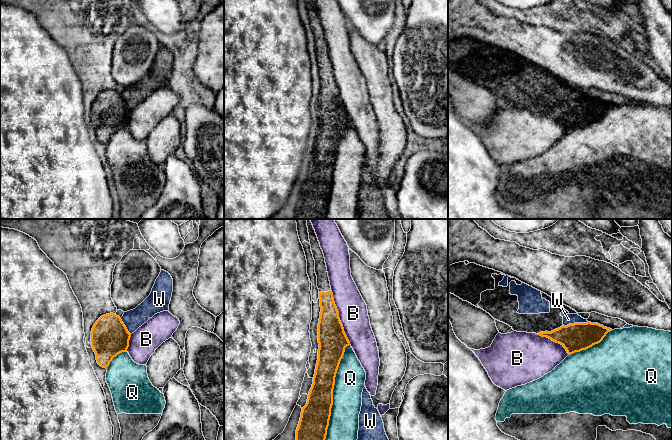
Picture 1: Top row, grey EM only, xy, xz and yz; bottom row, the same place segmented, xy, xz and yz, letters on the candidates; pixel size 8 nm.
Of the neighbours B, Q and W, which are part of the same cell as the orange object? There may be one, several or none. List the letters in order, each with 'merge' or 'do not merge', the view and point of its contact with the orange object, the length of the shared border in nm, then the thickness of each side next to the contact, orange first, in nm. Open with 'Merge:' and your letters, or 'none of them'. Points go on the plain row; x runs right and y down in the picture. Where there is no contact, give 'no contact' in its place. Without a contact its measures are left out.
Merge: none of them
B: do not merge; meets orange in xz at (338, 93); contact 460 nm long; 220 nm thick on the orange side, 240 nm on the other
Q: do not merge; meets orange in xz at (332, 169); contact 800 nm long; 240 nm thick on the orange side, 240 nm on the other
W: do not merge; meets orange in yz at (575, 99); contact 200 nm long; 220 nm thick on the orange side, 80 nm on the other

